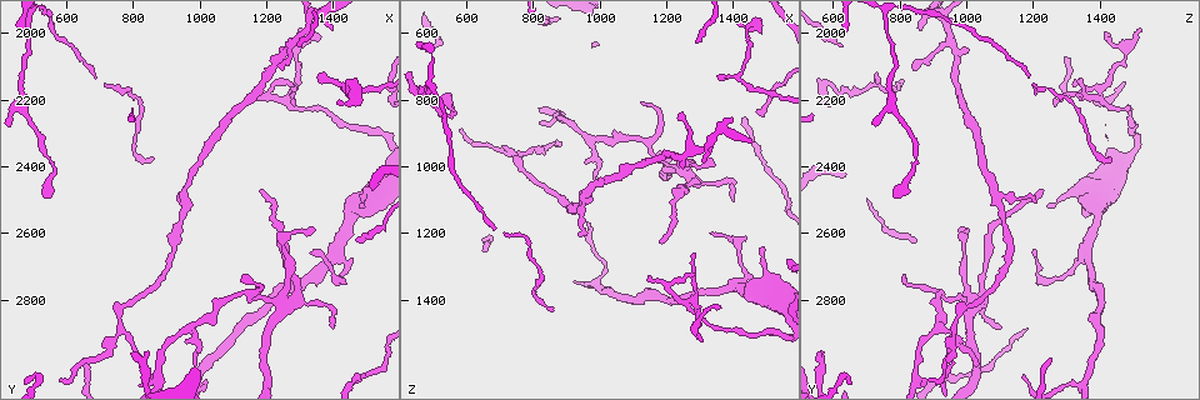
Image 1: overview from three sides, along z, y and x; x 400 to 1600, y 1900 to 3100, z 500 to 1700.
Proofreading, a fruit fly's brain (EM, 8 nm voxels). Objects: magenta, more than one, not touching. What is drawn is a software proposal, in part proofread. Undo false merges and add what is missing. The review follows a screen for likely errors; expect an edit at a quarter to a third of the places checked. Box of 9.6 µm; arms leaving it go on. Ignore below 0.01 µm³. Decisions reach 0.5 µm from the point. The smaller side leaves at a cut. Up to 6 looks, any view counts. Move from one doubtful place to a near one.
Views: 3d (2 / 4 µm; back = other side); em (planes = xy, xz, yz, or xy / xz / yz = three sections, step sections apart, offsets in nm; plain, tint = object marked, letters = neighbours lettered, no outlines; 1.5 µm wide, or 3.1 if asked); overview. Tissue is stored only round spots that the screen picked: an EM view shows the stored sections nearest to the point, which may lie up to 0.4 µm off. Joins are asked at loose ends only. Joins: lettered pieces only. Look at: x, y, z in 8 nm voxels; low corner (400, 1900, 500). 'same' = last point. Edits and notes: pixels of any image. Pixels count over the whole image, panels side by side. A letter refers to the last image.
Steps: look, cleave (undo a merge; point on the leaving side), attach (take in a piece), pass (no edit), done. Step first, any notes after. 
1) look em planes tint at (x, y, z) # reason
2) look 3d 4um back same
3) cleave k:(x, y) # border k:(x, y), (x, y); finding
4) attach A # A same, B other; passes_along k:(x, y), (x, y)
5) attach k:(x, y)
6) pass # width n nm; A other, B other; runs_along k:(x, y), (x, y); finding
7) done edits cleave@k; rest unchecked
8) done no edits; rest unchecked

look em planes letters at (1490, 2520, 1230) # tapers out

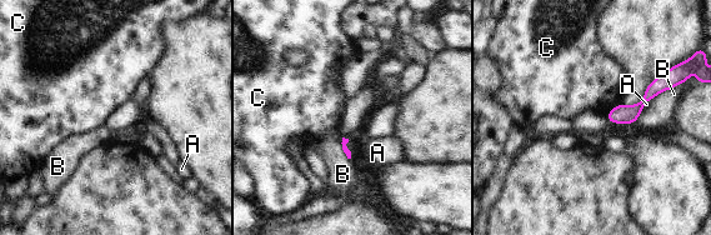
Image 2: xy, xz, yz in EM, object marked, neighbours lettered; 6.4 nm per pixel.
pass # longest_contact B 220 nm; A other, B other, C other; border 2:(619, 103), (606, 114); no lettered piece goes on from it

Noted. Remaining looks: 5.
look em xy step 4 tint at (550, 2490, 780)

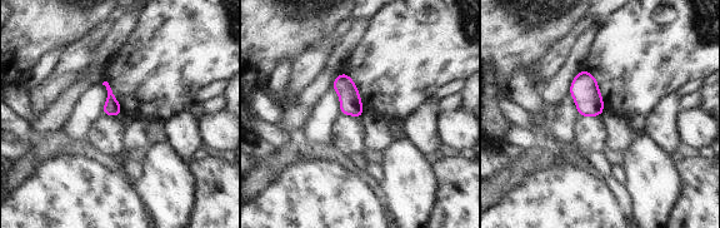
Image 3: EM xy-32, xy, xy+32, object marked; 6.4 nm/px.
look em xz step 8 letters same

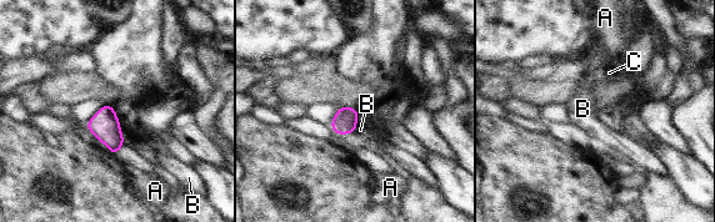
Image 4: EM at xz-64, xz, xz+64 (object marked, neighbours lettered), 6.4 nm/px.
pass # width 140 nm; A other, B other, C other; border 4:(359, 110), (356, 124); no lettered piece goes on from it

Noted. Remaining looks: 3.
look 3d 2um back at (1120, 2730, 810) # tapers out

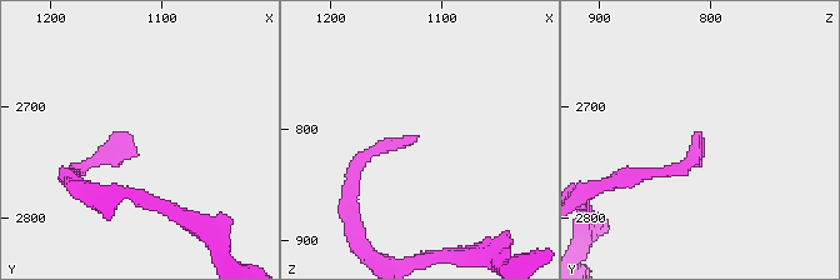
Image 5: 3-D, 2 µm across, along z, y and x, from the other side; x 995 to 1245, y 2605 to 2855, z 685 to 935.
look em planes letters at (1124, 2740, 806) # now the EM

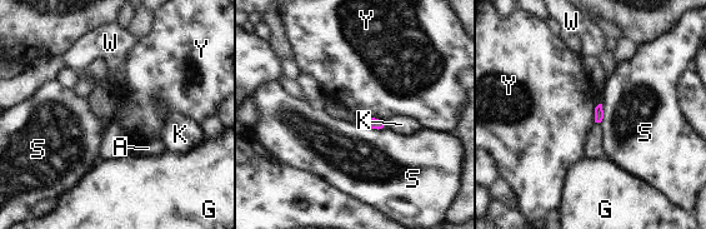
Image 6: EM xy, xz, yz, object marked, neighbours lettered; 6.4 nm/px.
pass # A other, G other, K other, S other, W other, Y other; border 6:(359, 114), (366, 114), (384, 122); no lettered piece goes on from it

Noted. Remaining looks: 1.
done no edits; rest unchecked

